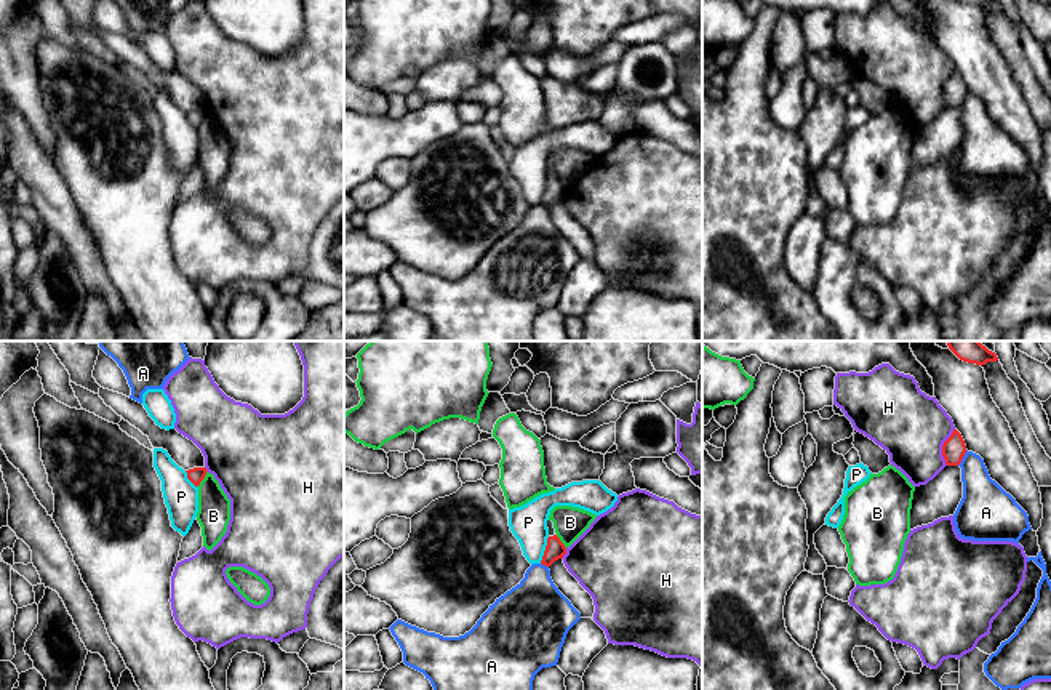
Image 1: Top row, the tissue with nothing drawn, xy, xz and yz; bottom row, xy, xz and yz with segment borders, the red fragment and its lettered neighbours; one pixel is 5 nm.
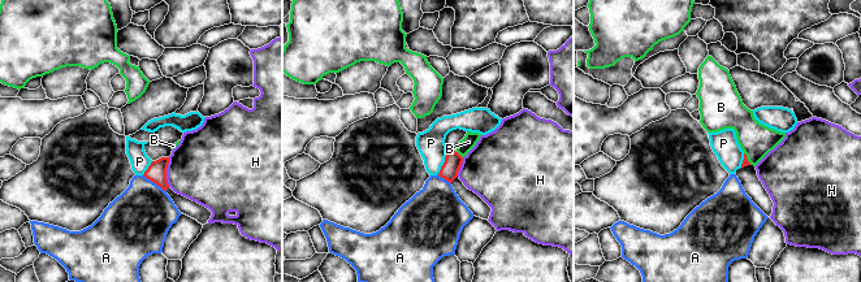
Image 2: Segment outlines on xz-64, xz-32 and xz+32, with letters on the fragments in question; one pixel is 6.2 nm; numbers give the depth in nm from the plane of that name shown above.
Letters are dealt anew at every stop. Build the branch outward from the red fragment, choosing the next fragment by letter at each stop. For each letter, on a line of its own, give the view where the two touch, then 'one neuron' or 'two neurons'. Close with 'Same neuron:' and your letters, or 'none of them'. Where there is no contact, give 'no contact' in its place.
A: meets red in yz; two neurons
B: meets red in xy; two neurons
H: meets red in yz; two neurons
P: meets red in xz; two neurons
Same neuron: none of them

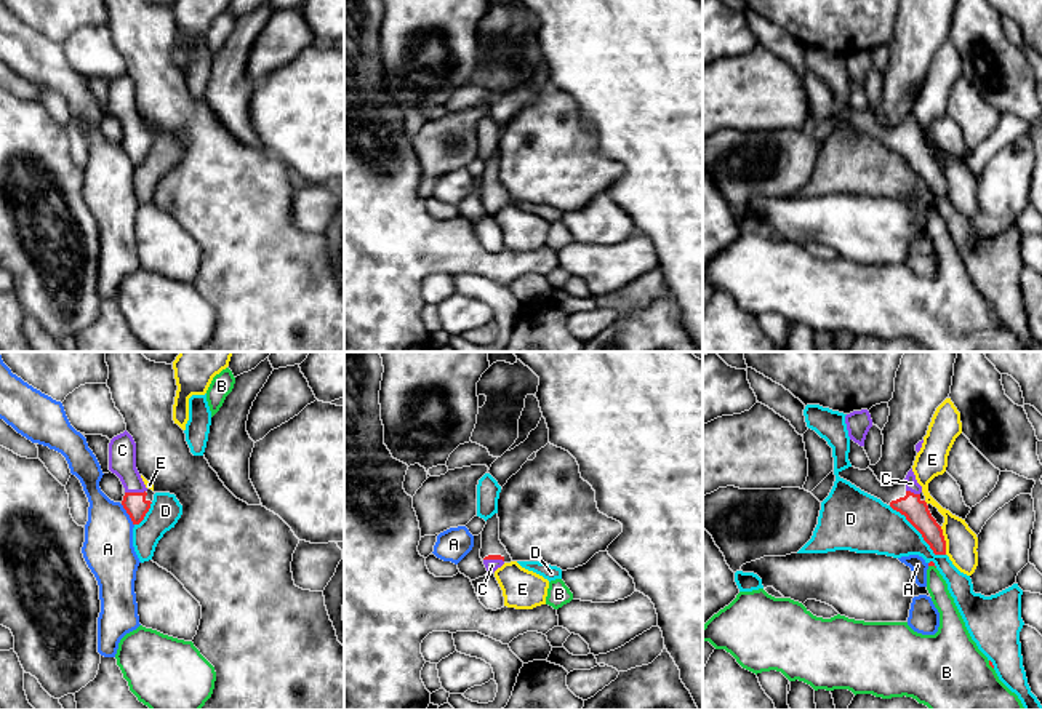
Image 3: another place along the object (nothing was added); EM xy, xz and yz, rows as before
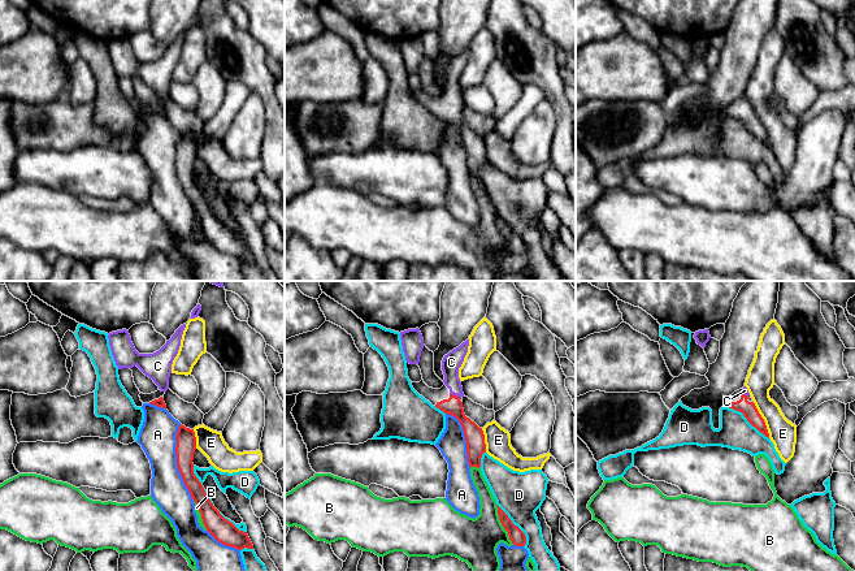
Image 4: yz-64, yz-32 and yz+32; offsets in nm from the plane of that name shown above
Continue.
A: meets red in xy; two neurons
B: meets red in yz; two neurons
C: meets red in xy; one neuron
D: meets red in yz; two neurons
E: meets red in yz; two neurons
Same neuron: C

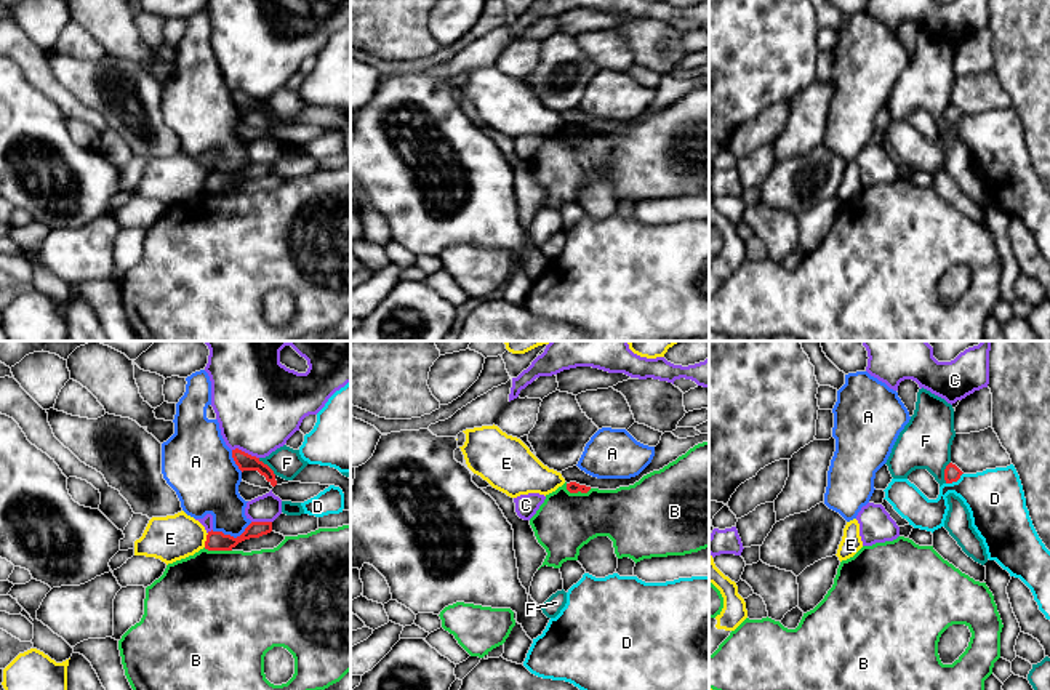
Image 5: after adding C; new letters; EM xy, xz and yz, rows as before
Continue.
A: meets red in xy; two neurons
B: meets red in xz; two neurons
C: meets red in xy; two neurons
D: meets red in yz; two neurons
E: meets red in xy; two neurons
F: meets red in yz; two neurons
Same neuron: none of them

